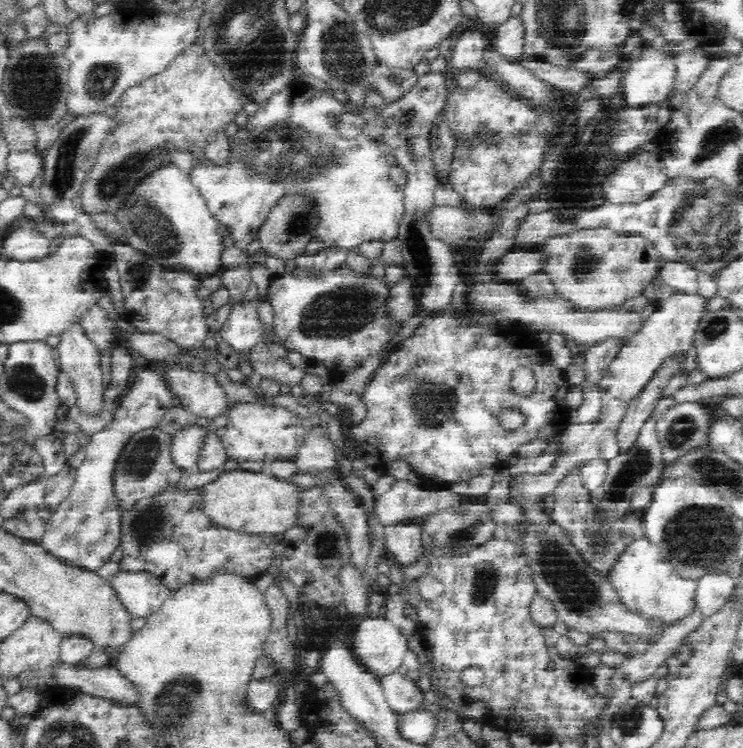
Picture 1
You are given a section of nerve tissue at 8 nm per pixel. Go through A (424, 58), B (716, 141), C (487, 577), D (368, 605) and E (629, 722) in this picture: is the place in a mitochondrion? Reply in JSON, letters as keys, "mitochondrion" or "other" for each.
{"A":"other","B":"mitochondrion","C":"mitochondrion","D":"other","E":"mitochondrion"}

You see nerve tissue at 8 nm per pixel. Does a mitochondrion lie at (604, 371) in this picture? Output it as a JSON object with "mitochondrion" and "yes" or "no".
{"mitochondrion":"no"}

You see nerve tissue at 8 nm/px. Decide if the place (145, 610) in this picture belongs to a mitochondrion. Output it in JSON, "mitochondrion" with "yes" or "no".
{"mitochondrion":"no"}

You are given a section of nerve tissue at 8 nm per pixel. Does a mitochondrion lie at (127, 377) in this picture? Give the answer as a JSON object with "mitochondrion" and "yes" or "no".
{"mitochondrion":"no"}

